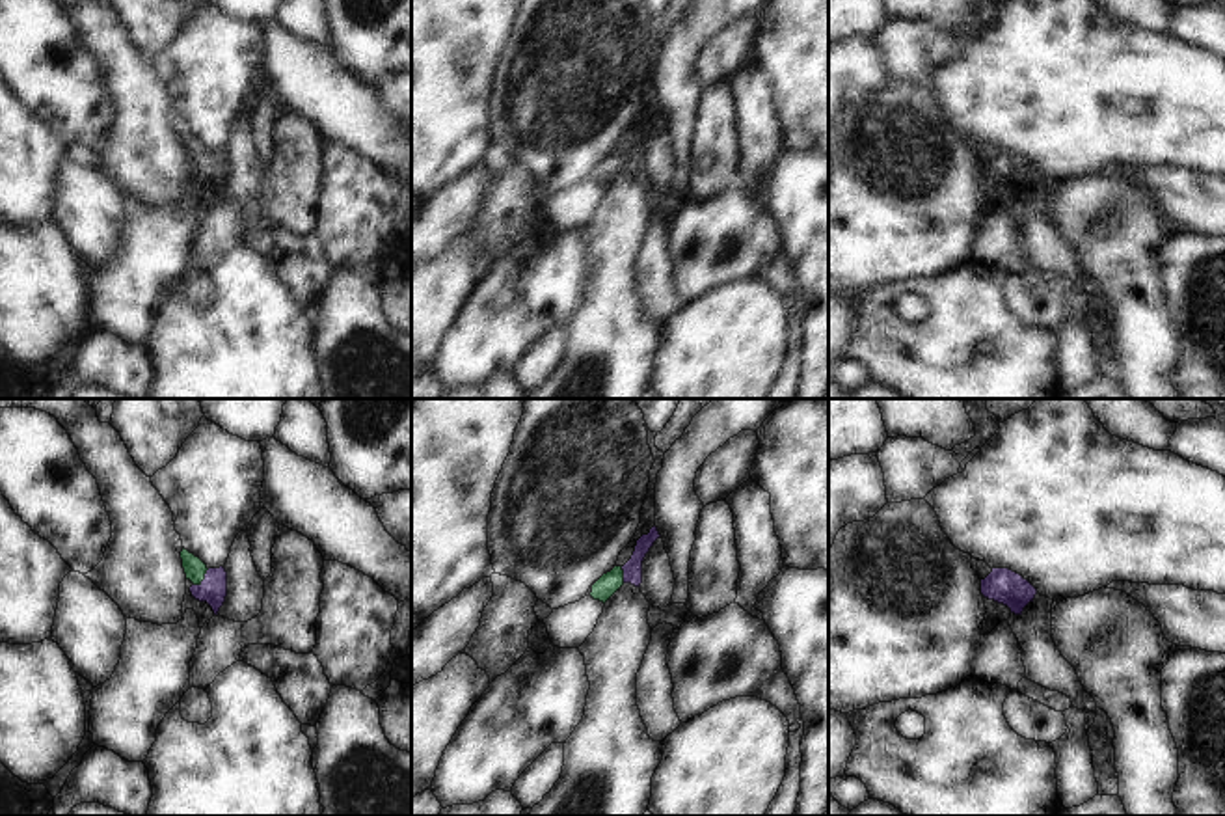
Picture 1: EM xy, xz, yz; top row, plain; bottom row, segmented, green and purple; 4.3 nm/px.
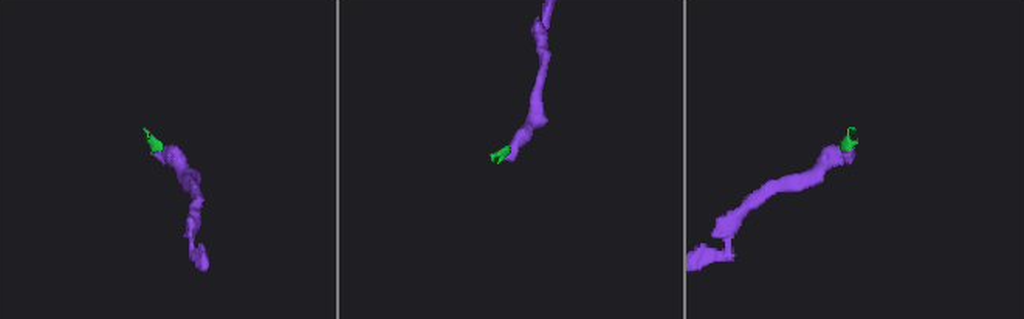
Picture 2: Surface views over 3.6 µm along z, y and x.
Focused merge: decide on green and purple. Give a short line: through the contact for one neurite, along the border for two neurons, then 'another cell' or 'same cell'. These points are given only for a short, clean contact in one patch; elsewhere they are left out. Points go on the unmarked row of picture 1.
line xy (194, 151), (203, 161), (213, 172); same cell

